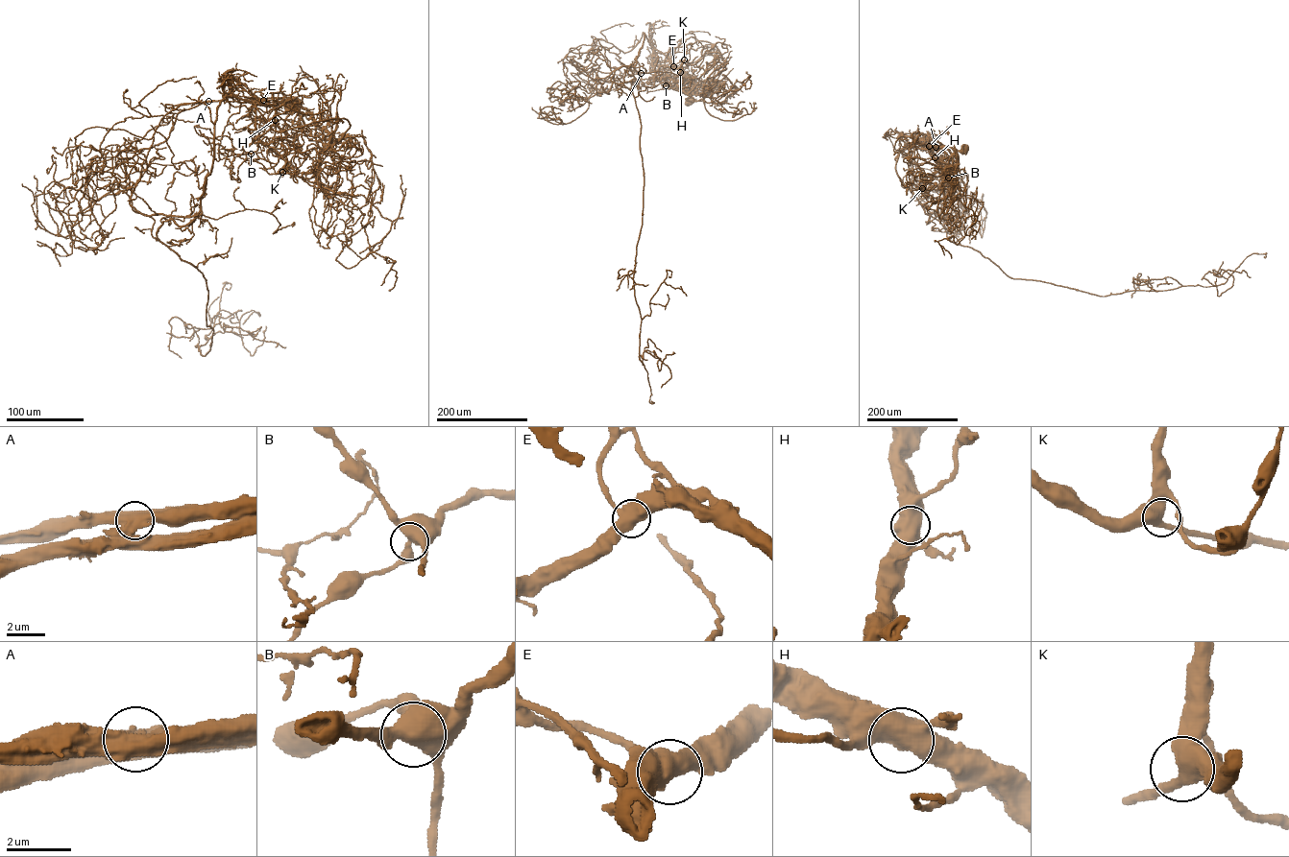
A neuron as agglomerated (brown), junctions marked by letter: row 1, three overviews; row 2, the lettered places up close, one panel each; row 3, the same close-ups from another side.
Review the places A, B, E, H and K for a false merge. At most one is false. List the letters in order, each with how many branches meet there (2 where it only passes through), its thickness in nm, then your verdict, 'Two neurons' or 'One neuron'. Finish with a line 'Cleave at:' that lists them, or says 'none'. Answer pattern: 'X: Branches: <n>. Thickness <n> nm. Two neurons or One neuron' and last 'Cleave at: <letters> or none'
A: Branches: 3. Thickness 500 nm. Two neurons
B: Branches: 3. Thickness 440 nm. One neuron
E: Branches: 3. Thickness 480 nm. One neuron
H: Branches: 3. Thickness 480 nm. One neuron
K: Branches: 3. Thickness 500 nm. One neuron
Cleave at: A

